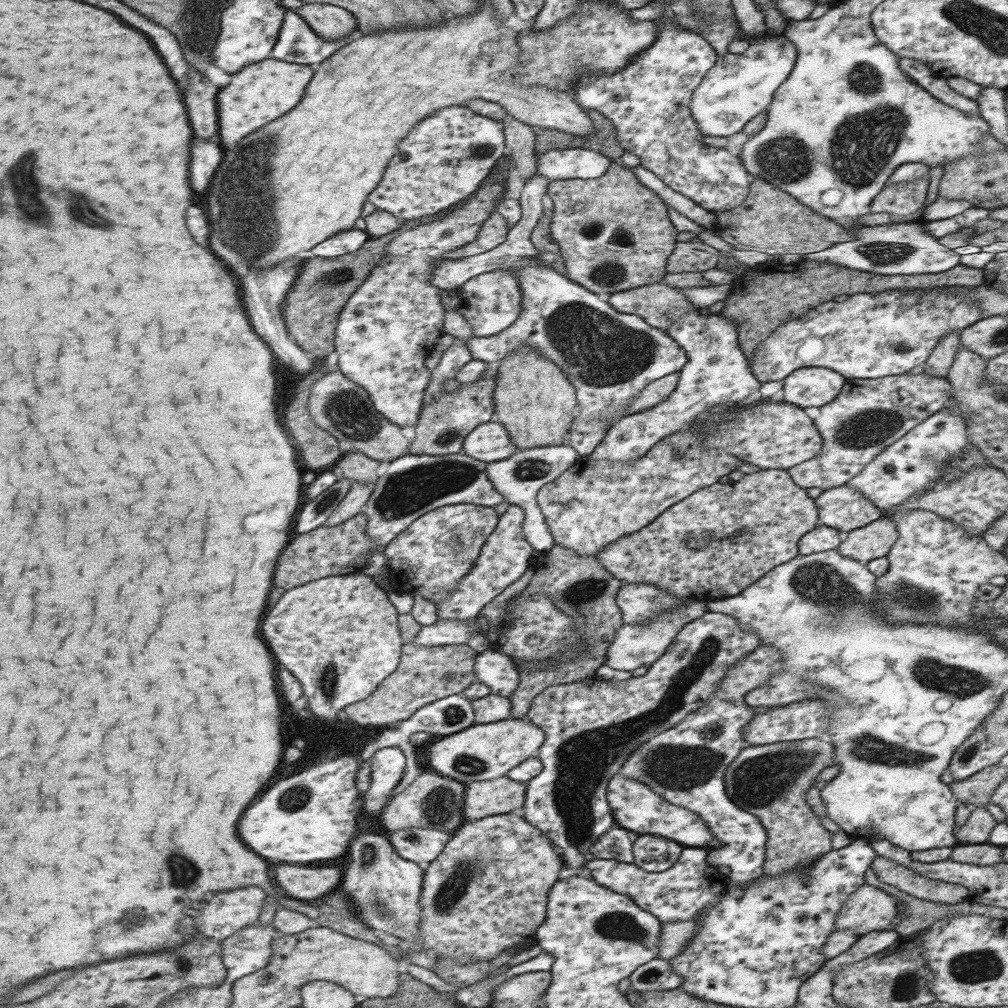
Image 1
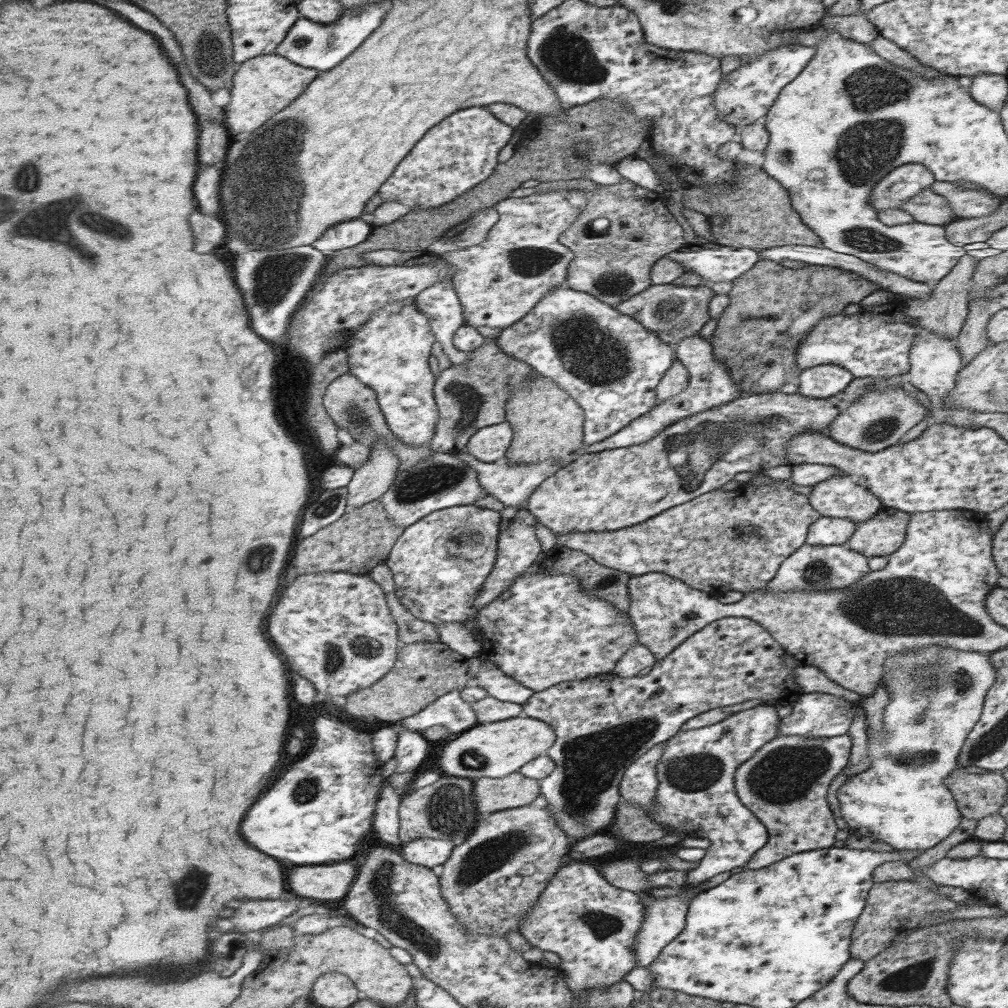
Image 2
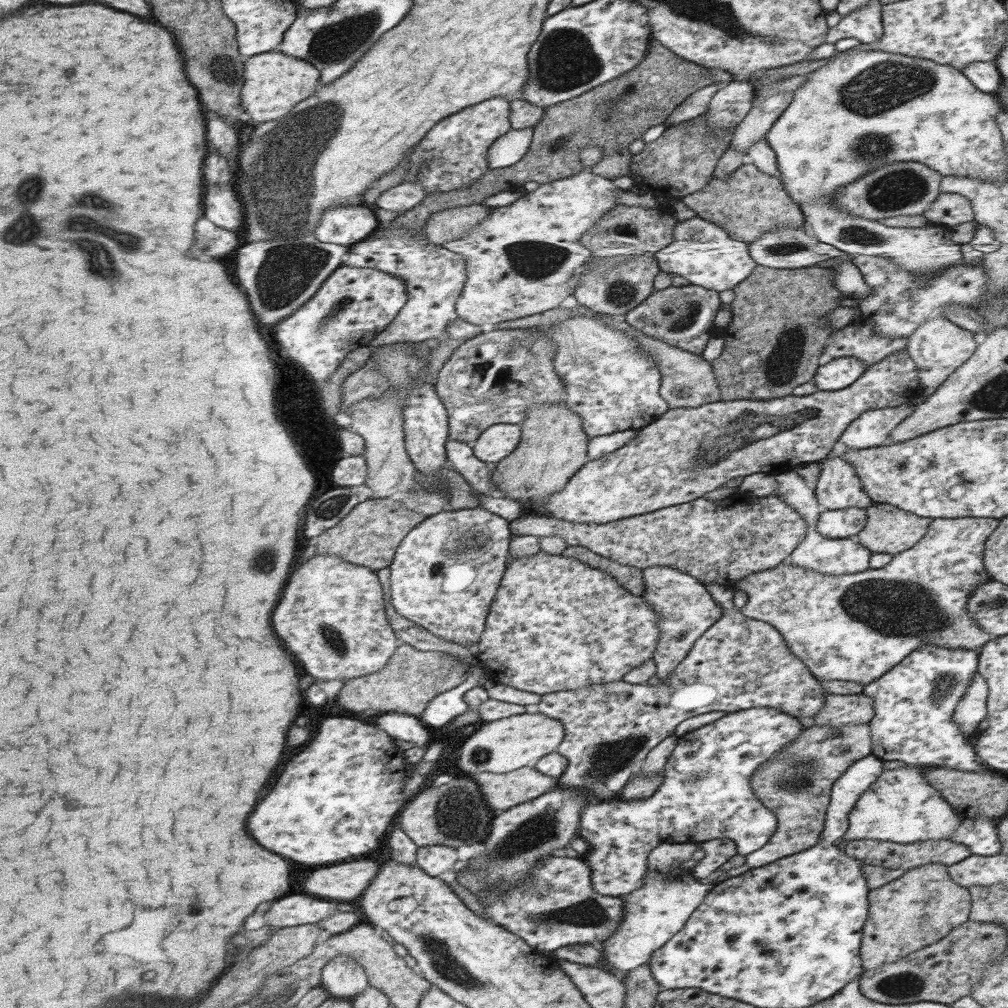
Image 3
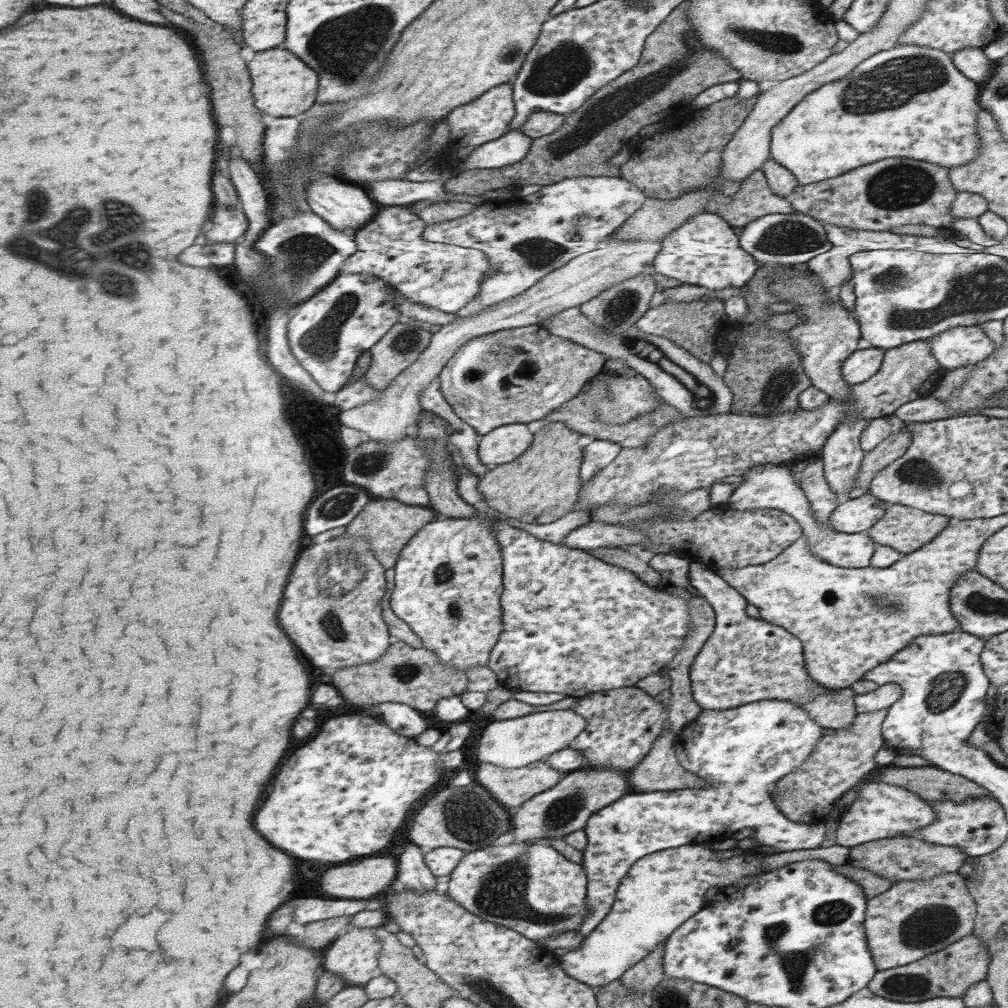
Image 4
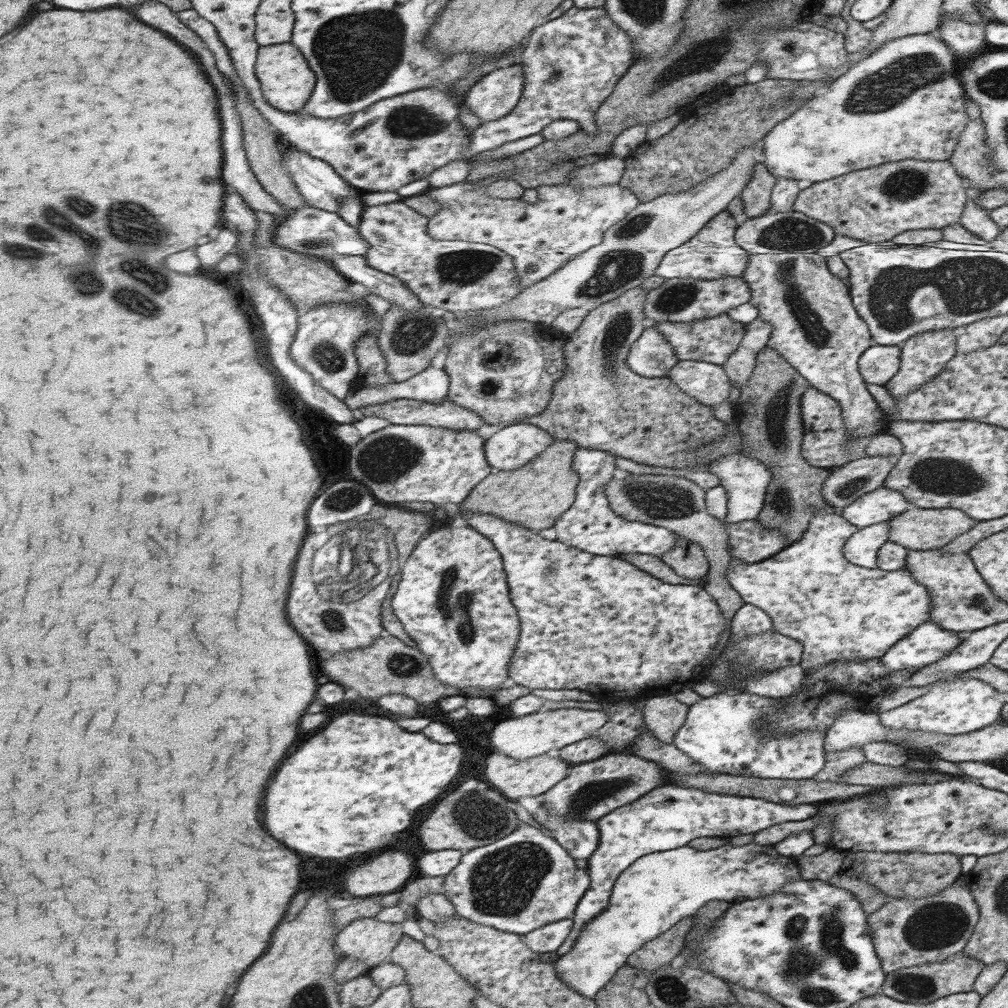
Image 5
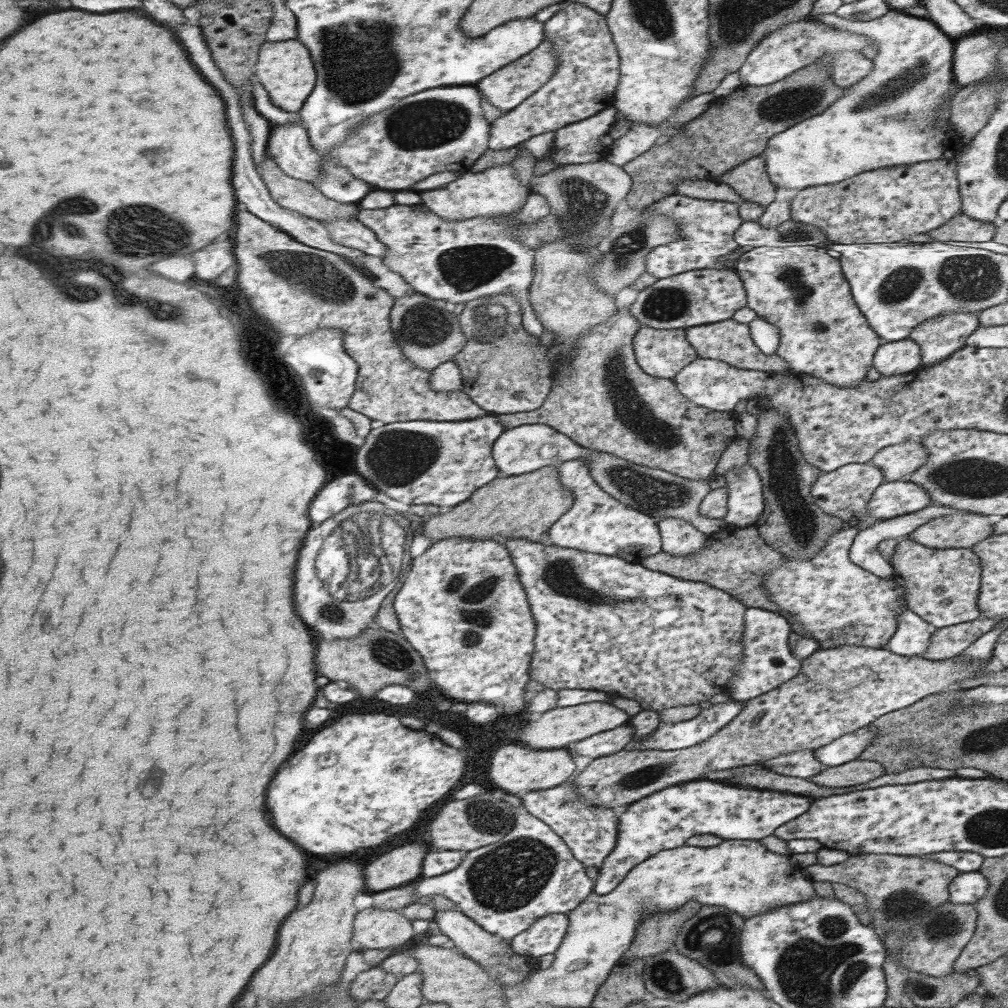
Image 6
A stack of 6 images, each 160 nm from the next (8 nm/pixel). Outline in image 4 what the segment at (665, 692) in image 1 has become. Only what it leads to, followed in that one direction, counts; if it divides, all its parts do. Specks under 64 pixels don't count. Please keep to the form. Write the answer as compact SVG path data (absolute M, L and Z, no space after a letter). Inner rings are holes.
M698 562L687 563L689 582L714 610L713 631L696 654L688 675L691 700L702 709L725 710L761 700L787 700L804 708L825 728L848 729L857 710L849 687L833 689L808 677L803 643L784 627L745 614L747 600L715 572ZM635 685L590 693L576 699L577 703L569 710L586 718L586 728L578 734L573 744L553 753L546 760L560 774L580 768L631 770L643 760L652 748L652 742L659 737L665 721L668 722L668 709L658 702L658 698L648 697Z

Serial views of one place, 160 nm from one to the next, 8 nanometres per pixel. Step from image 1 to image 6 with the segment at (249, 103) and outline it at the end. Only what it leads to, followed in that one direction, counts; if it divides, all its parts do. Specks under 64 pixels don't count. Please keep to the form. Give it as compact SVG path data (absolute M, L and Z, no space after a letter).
M298 38L281 42L267 40L260 50L256 76L269 91L272 101L289 112L298 112L303 109L305 101L311 96L317 84L317 70L313 64L311 52Z

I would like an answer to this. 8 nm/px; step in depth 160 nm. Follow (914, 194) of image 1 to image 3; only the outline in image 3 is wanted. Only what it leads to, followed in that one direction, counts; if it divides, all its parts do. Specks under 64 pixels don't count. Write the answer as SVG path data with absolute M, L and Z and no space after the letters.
M941 192L923 216L927 224L941 224L951 228L957 224L972 222L973 209L965 196Z

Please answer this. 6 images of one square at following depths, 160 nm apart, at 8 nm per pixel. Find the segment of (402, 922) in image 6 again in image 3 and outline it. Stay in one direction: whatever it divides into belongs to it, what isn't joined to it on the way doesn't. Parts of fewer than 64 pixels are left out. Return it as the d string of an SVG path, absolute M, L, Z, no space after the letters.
M341 956L325 966L322 973L322 984L330 996L342 999L355 998L370 985L370 978L363 966L349 956Z

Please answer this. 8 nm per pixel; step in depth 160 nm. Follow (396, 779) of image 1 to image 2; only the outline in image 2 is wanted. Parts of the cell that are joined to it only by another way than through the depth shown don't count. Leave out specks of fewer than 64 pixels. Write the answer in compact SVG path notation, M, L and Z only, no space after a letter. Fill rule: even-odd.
M402 730L398 734L394 755L399 763L392 775L419 768L427 752L429 752L429 740L423 736L422 732ZM390 776L386 778L384 790L380 794L380 802L378 802L376 820L374 821L374 830L378 834L381 844L387 842L398 850L405 844L400 835L401 803L402 796L395 790Z

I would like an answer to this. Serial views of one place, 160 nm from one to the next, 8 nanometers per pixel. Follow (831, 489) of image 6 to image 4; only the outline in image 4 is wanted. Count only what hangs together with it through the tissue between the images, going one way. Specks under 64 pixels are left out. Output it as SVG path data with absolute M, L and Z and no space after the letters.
M908 423L906 426L899 430L899 433L891 435L890 438L885 438L885 440L879 442L874 449L864 452L863 464L860 466L860 472L857 473L857 482L855 482L855 488L857 490L866 490L868 491L869 483L873 479L873 474L879 472L882 468L885 468L887 465L893 463L899 456L902 456L907 449L909 442L911 442L911 433L909 433L910 424L921 424L921 423Z

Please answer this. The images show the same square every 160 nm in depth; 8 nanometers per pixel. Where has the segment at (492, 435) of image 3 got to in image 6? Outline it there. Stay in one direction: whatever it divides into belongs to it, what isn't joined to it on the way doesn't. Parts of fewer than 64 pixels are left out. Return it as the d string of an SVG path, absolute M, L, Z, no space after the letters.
M545 423L525 424L505 429L492 446L492 459L495 460L500 475L504 477L531 473L543 466L556 466L565 461L579 459L579 456L589 455L584 447L577 446L577 443L572 442L567 435L560 434Z

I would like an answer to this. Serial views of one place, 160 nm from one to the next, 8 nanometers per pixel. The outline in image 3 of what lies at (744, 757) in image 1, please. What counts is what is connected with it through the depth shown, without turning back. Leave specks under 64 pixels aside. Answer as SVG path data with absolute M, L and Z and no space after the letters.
M867 723L839 728L815 725L802 729L796 740L782 748L783 752L758 766L750 776L750 785L755 796L776 815L778 826L767 844L747 854L744 864L756 869L815 845L824 830L832 785L855 761L872 754L872 749Z

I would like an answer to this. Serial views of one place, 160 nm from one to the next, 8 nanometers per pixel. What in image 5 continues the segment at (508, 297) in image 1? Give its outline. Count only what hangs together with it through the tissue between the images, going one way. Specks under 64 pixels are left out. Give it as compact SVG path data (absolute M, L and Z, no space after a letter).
M461 181L449 186L442 186L439 188L430 188L425 194L431 197L433 200L440 202L441 212L437 212L435 216L430 220L428 224L428 233L436 239L449 239L450 241L464 240L467 242L478 242L487 243L489 246L497 247L499 250L505 251L505 254L511 255L514 260L514 269L516 270L516 283L525 288L545 277L548 277L551 273L555 272L557 269L561 268L567 260L573 258L575 254L583 253L585 249L591 249L592 246L599 245L603 240L604 233L607 232L609 228L616 224L617 221L624 220L629 213L640 204L639 199L631 190L627 190L623 186L618 184L602 184L601 186L586 186L585 188L580 188L580 186L569 186L565 184L559 185L540 185L537 187L536 191L538 194L538 200L535 203L530 204L520 199L500 199L491 198L486 195L486 188L488 184L479 184L473 189L474 183L468 183Z

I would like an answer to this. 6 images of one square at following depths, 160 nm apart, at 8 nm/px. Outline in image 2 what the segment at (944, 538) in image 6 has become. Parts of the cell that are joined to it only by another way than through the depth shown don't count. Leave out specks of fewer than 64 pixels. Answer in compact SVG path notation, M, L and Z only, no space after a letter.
M883 507L867 521L856 523L856 530L844 544L865 558L889 556L905 541L909 522L910 513Z

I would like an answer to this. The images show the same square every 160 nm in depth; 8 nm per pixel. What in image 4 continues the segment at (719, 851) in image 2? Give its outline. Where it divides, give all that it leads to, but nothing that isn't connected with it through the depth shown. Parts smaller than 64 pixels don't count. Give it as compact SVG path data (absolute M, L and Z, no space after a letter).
M761 700L758 702L747 703L735 708L725 710L709 710L701 709L699 714L690 720L681 730L678 732L678 736L675 737L674 749L676 757L680 762L680 765L690 773L703 779L706 782L706 786L701 788L681 788L669 791L645 791L642 793L629 793L617 801L612 802L604 808L598 810L597 813L593 813L588 818L587 824L584 826L584 833L587 838L586 848L582 850L582 865L587 871L587 902L589 906L589 914L585 916L583 924L577 928L577 935L586 937L598 925L600 921L609 913L612 909L612 903L616 900L616 889L619 888L619 884L625 876L627 876L628 870L631 868L633 862L639 860L641 857L645 857L648 854L656 853L657 851L675 848L683 845L699 845L702 843L713 844L715 841L725 840L725 838L731 838L733 832L743 830L743 828L753 828L755 830L755 838L758 847L770 846L775 848L774 852L791 852L791 850L809 850L809 848L817 848L820 845L826 844L826 828L824 823L809 824L793 822L791 819L785 818L785 815L781 814L775 802L773 802L771 795L769 794L770 787L781 777L785 777L786 774L794 772L806 759L812 754L812 750L816 748L818 740L822 738L823 727L813 718L809 716L803 707L796 705L795 703L787 702L787 700Z

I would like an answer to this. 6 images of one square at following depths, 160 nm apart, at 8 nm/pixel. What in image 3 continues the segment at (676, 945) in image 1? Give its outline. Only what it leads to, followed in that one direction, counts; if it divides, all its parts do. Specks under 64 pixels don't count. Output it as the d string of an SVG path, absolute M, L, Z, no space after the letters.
M664 843L648 853L641 886L623 896L623 920L617 932L599 946L603 961L607 960L611 971L625 975L629 970L648 963L652 953L667 944L687 924L688 917L697 908L701 884L681 866L681 862L691 860L691 854L697 848L696 843Z

